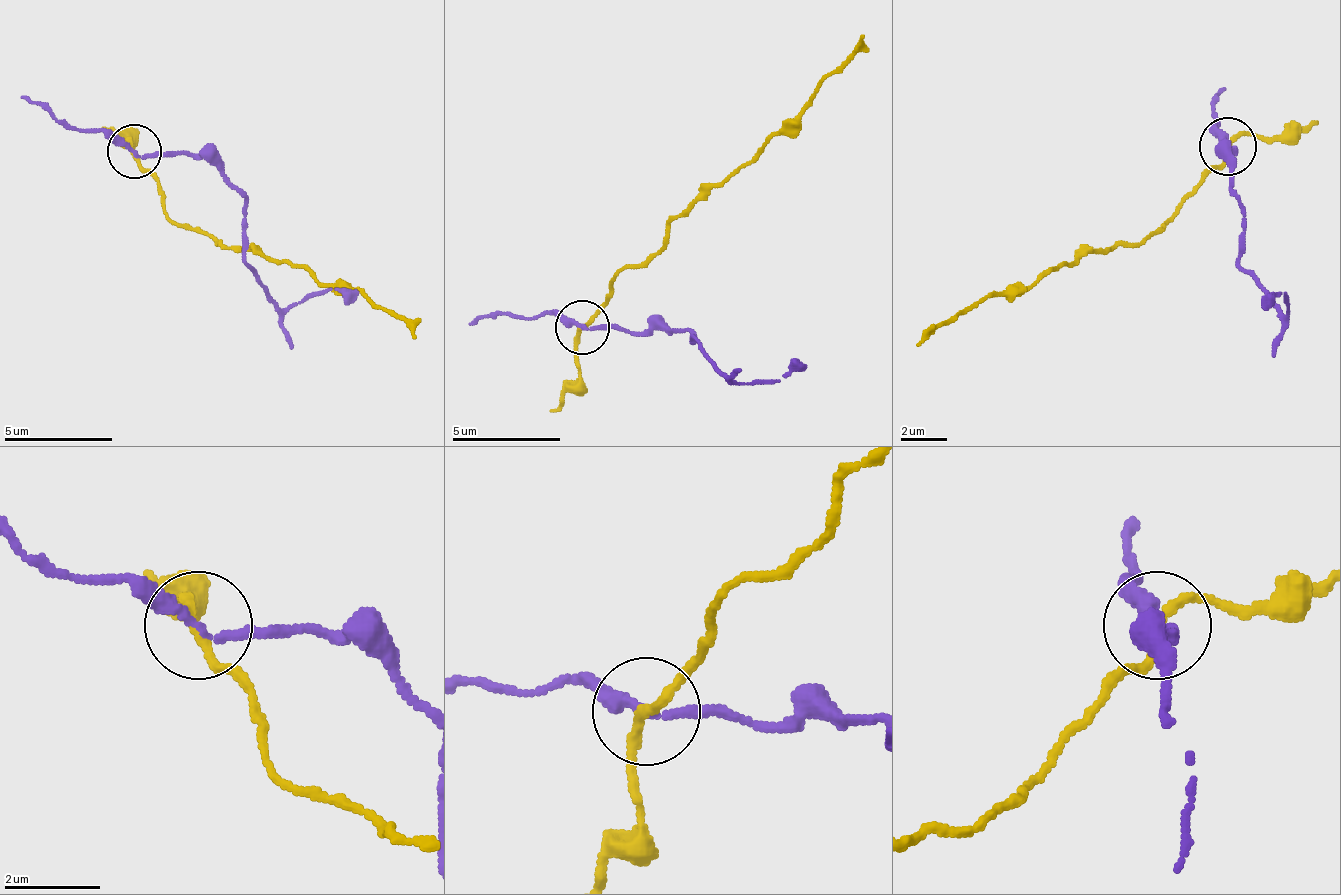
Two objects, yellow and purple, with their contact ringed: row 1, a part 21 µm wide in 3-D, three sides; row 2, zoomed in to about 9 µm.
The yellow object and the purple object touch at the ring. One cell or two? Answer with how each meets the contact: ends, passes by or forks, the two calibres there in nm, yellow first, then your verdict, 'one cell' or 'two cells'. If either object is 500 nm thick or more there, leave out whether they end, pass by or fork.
yellow passes by; purple passes by; 160 nm thick on the yellow side, 220 nm on the other; two cells

